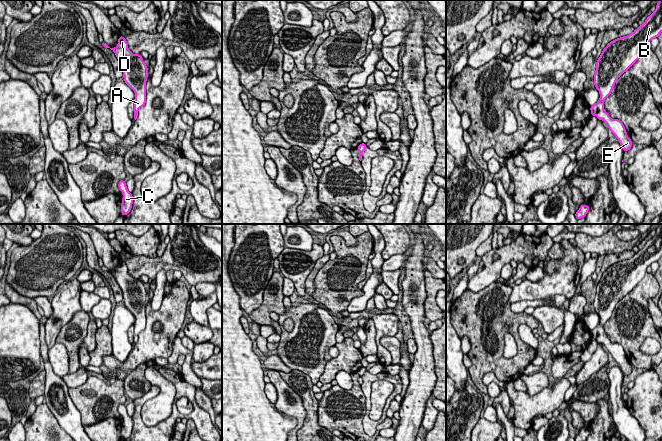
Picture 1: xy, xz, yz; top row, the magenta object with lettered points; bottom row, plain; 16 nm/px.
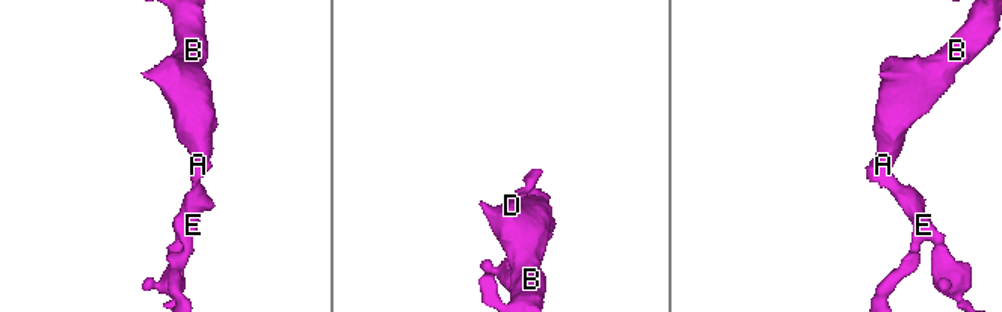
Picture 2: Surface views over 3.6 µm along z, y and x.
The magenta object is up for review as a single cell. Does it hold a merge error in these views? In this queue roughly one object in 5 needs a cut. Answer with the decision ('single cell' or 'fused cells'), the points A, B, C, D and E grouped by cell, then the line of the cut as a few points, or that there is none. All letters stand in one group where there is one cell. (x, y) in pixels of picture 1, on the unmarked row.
single cell | A B C D E | no cut

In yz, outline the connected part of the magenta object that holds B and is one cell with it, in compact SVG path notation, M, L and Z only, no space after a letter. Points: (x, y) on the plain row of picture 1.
M662 224L656 228L656 234L647 241L633 257L617 262L603 273L596 286L594 309L600 317L598 326L590 330L591 339L603 344L609 354L618 363L623 375L632 372L623 347L612 343L604 333L604 324L611 318L617 303L626 296L645 276L647 267L662 256Z

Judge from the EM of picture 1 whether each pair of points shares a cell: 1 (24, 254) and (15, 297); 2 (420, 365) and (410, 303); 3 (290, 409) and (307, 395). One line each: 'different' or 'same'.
1: different
2: same
3: different

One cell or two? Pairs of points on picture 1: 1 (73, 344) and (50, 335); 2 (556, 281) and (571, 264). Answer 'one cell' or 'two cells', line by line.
1: two cells
2: one cell

